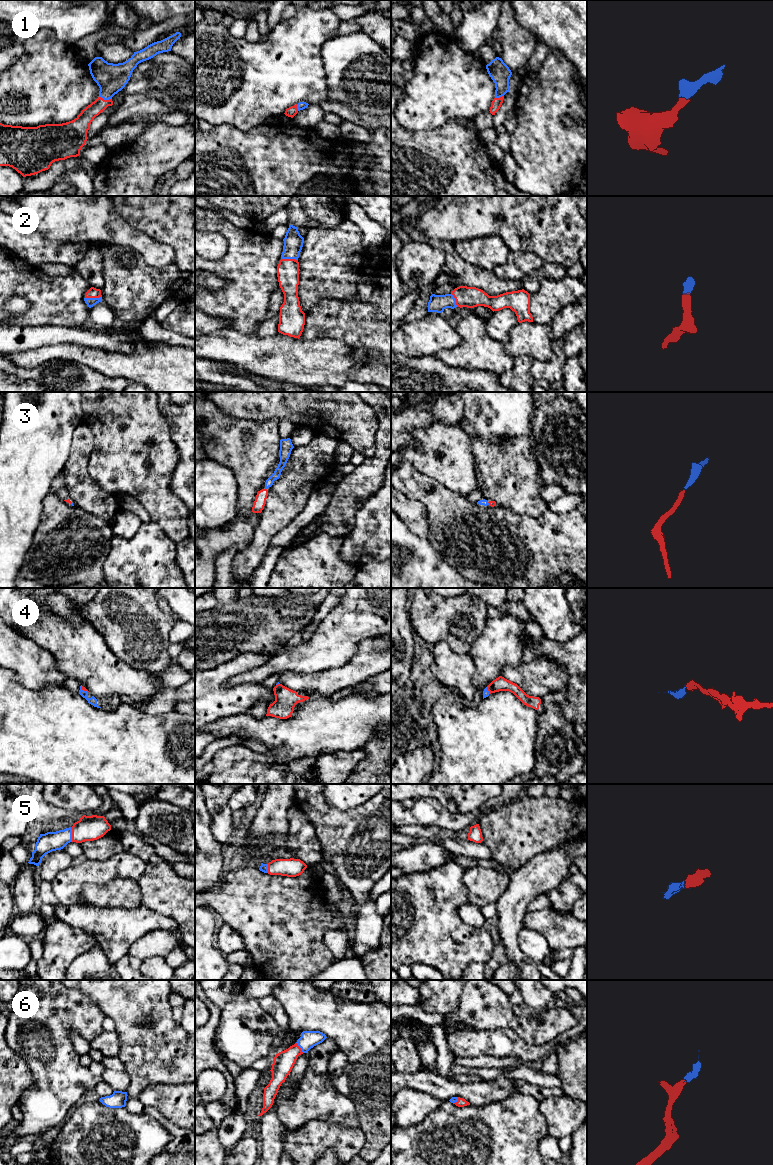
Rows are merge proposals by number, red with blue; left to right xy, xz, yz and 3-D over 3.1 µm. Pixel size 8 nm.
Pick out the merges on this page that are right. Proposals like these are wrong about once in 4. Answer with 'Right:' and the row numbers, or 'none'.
Right: 1, 2, 3, 4, 5, 6

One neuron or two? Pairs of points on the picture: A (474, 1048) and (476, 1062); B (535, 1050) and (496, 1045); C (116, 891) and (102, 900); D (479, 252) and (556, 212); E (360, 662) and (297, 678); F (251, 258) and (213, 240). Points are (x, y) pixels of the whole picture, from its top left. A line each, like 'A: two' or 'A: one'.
A: two
B: one
C: one
D: two
E: one
F: two

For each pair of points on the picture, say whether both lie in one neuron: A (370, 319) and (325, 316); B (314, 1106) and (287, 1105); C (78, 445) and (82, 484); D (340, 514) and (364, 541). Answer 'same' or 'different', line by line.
A: same
B: same
C: same
D: different

